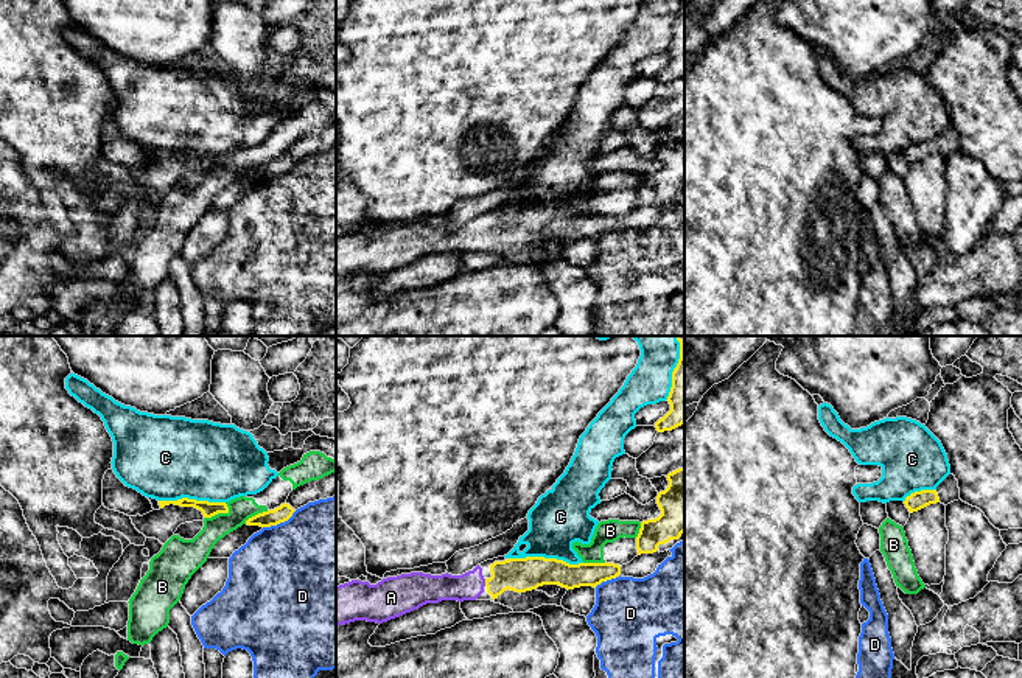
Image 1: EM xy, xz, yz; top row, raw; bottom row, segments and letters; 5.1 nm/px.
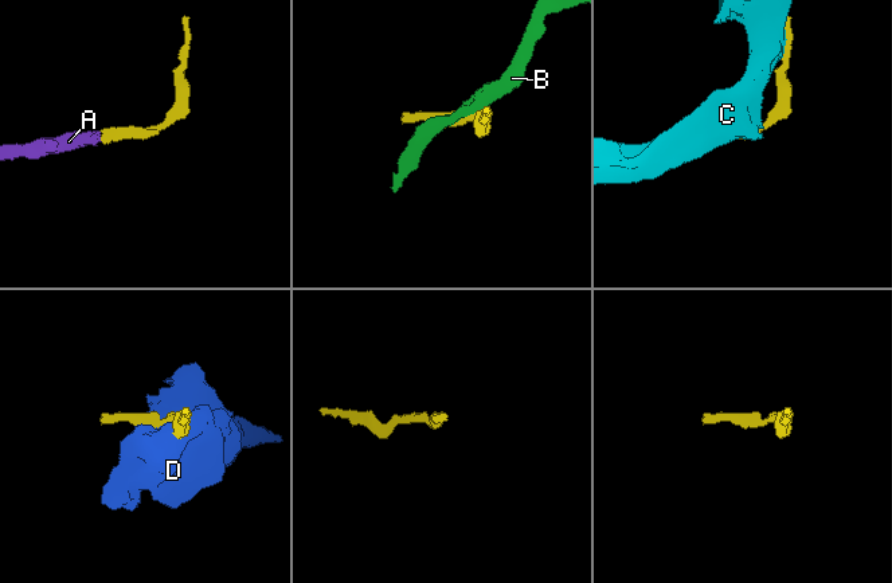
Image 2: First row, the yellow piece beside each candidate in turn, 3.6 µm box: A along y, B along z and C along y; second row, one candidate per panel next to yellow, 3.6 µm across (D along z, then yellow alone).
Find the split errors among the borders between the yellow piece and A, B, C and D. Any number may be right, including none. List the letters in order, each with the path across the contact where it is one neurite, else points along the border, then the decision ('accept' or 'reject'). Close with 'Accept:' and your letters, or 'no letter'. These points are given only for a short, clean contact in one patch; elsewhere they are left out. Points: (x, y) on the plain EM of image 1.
A: accept
B: border along xy (227, 156), (226, 164), (204, 170); reject
C: reject
D: reject
Accept: A

